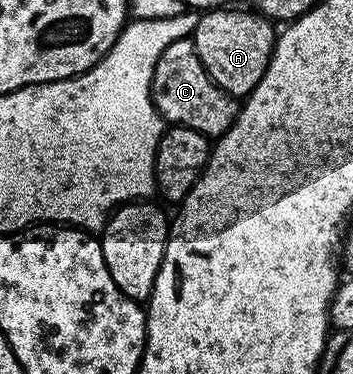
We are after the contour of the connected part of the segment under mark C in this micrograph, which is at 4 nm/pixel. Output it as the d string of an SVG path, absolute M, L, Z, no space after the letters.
M190 37L176 39L176 43L168 43L168 47L164 47L164 55L160 55L156 63L156 71L152 75L150 97L154 100L154 105L158 108L158 114L162 117L163 122L170 125L183 125L192 131L200 131L205 137L211 139L223 137L230 130L232 123L238 117L240 108L239 102L229 93L225 93L211 79L208 71L204 71L204 63L200 63L194 50L194 42Z

